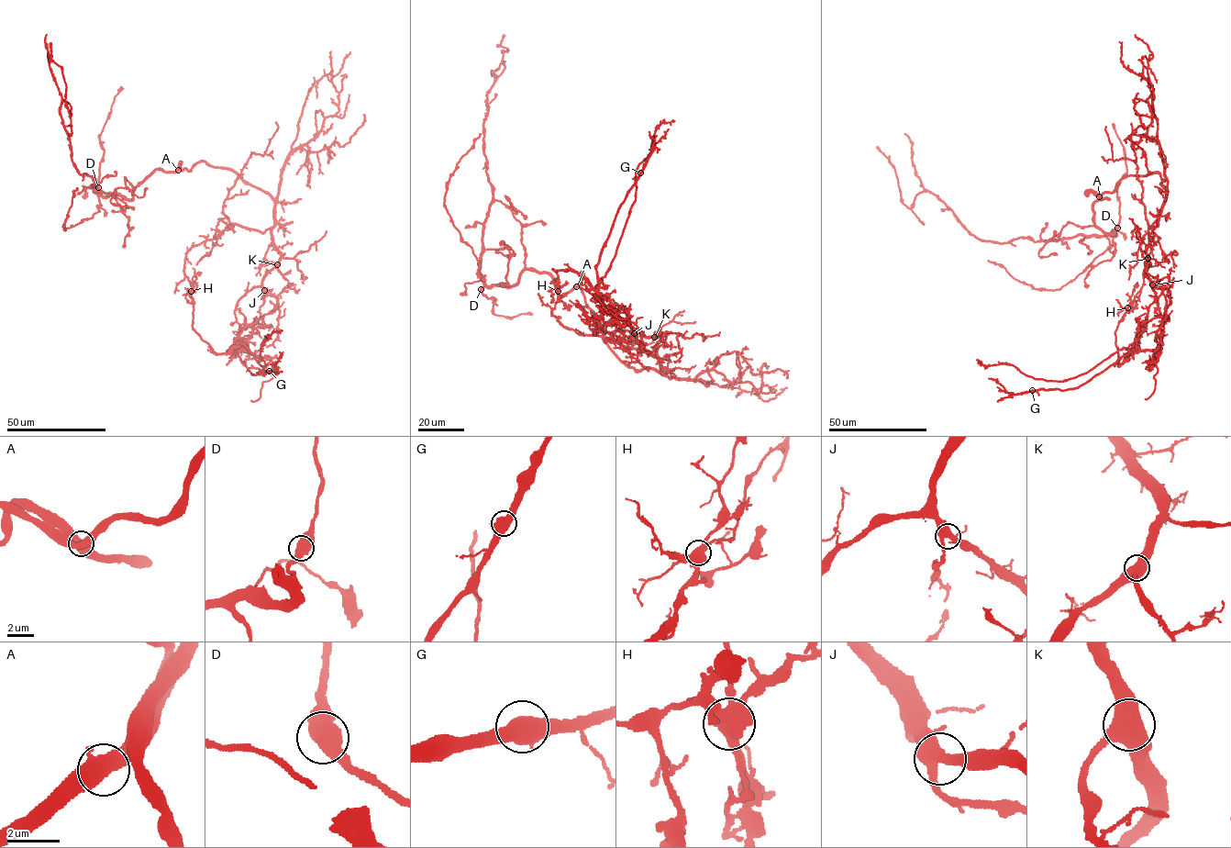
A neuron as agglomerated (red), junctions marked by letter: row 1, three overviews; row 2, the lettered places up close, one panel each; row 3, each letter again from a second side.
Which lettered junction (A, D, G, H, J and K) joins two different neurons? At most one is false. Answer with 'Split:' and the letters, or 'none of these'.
Split: H

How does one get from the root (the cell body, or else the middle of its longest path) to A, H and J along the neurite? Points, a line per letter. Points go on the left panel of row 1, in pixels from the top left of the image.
A: (202, 161), (189, 171), (178, 170)
H: (202, 161), (264, 190), (274, 222), (263, 232), (230, 224), (192, 248), (183, 272), (191, 291)
J: (202, 161), (231, 169), (274, 202), (271, 237), (281, 258), (264, 278), (264, 290)

